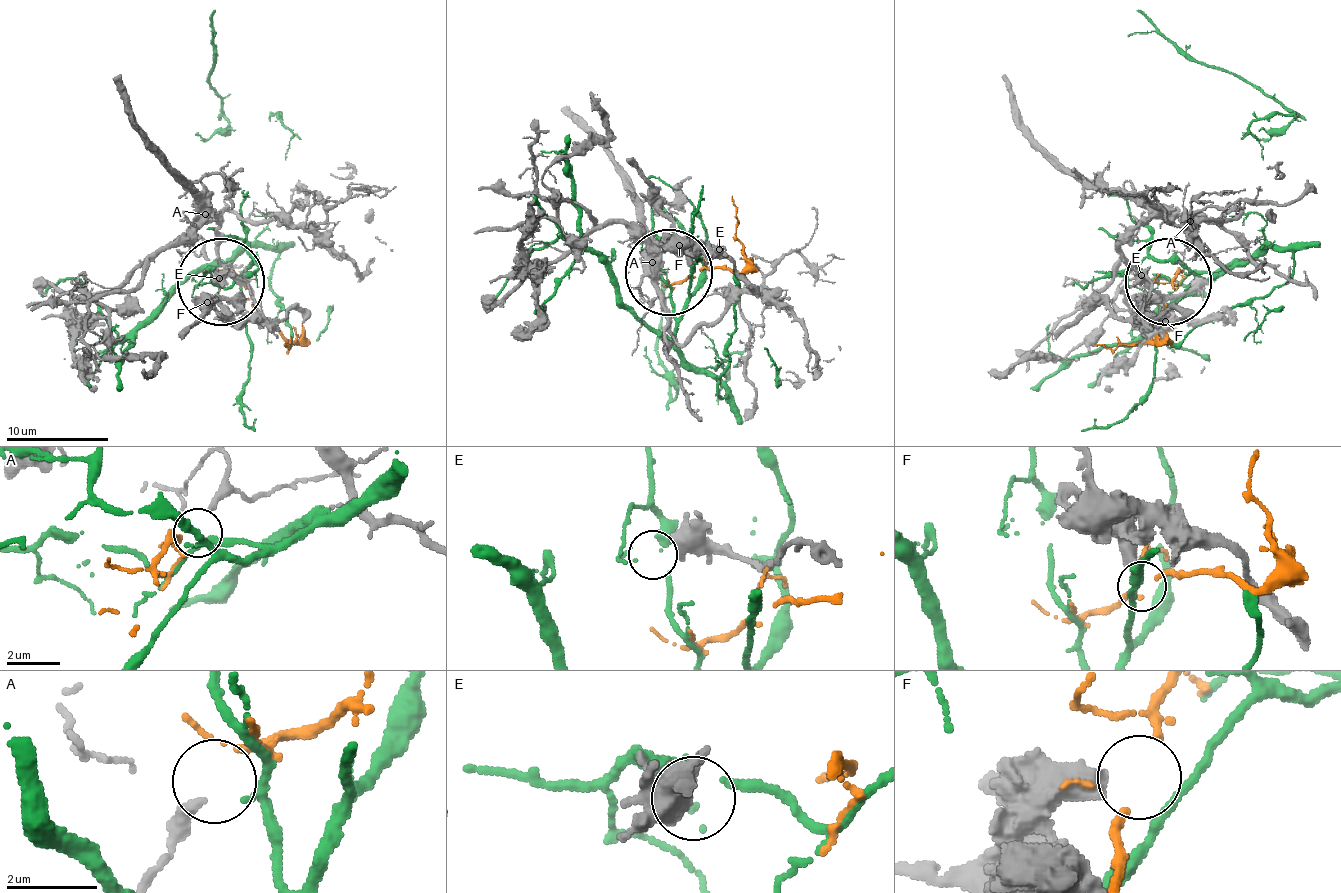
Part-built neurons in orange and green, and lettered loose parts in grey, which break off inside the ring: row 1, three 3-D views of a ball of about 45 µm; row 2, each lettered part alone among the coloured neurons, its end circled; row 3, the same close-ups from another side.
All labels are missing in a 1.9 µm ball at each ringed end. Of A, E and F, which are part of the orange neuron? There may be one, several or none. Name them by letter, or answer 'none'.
A

